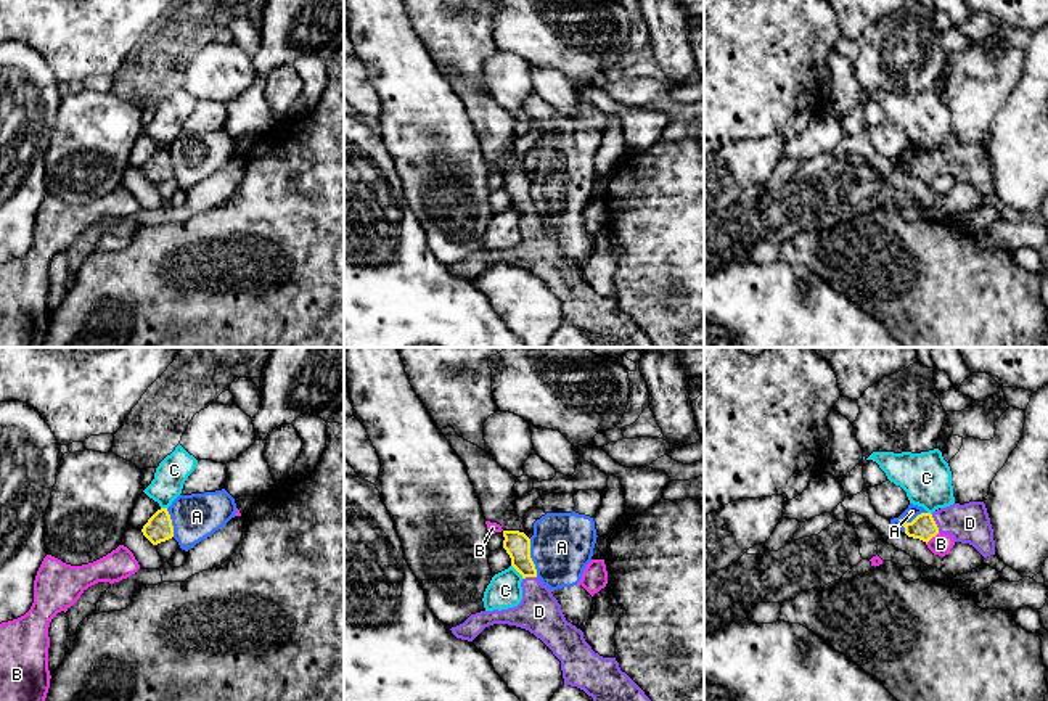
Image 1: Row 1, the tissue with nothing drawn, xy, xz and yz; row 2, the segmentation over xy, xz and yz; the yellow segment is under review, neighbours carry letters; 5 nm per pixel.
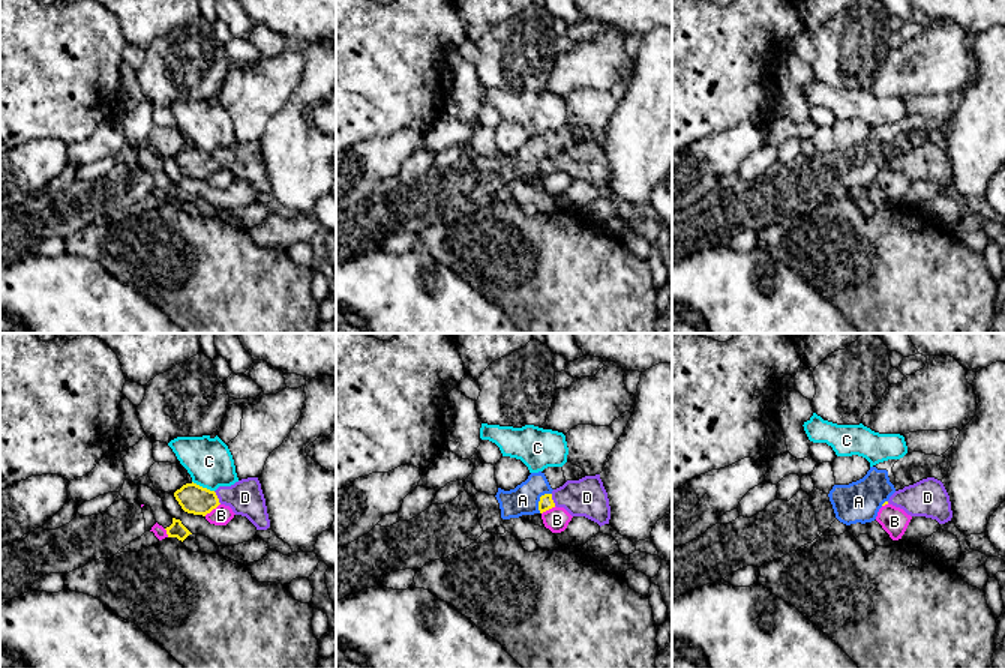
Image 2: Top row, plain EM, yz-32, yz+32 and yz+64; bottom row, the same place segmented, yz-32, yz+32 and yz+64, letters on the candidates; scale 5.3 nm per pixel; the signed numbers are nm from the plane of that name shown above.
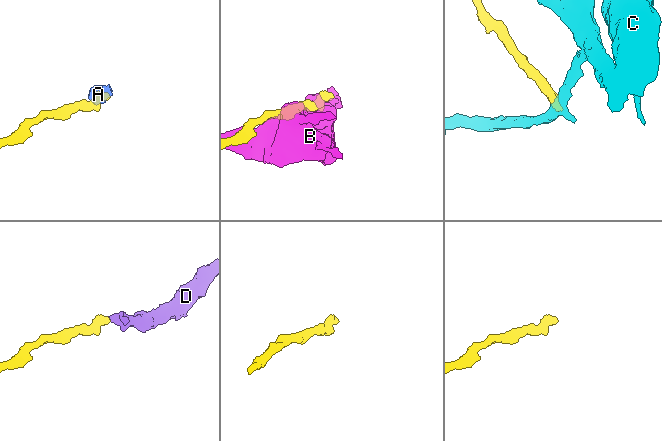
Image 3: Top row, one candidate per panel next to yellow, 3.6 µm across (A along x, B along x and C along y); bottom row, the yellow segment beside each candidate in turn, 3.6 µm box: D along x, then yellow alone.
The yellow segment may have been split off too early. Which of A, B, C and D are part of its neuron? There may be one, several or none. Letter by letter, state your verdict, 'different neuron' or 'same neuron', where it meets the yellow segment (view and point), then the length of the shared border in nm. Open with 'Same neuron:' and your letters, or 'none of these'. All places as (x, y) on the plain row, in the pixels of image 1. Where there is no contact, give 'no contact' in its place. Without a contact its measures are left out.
Same neuron: D
A: different neuron; meets yellow in yz at (913, 159); contact 160 nm long
B: different neuron; meets yellow in yz at (933, 176); contact 90 nm long
C: different neuron; meets yellow in xz at (516, 209); contact 90 nm long
D: same neuron; meets yellow in yz at (934, 163); contact 100 nm long

